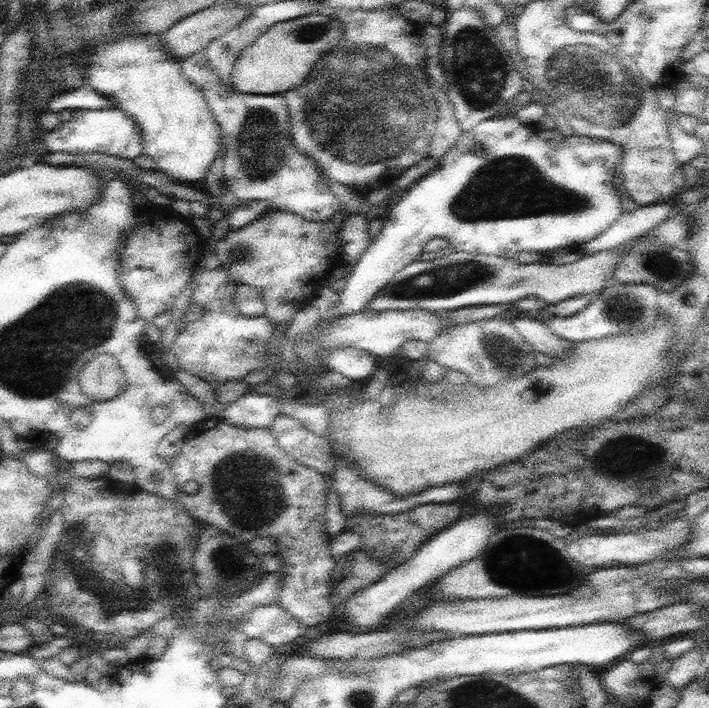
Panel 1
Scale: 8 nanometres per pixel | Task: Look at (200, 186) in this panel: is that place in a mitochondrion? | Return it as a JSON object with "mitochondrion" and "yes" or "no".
{"mitochondrion":"no"}

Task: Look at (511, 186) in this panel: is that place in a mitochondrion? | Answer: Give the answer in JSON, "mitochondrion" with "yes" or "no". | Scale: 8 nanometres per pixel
{"mitochondrion":"yes"}

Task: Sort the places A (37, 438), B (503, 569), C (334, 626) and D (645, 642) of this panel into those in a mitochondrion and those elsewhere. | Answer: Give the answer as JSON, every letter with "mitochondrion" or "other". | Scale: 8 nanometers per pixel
{"A":"other","B":"mitochondrion","C":"other","D":"other"}

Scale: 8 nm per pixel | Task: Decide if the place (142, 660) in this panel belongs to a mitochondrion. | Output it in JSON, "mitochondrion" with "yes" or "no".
{"mitochondrion":"no"}

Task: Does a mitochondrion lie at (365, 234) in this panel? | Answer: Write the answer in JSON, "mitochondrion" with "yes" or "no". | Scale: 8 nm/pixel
{"mitochondrion":"no"}

